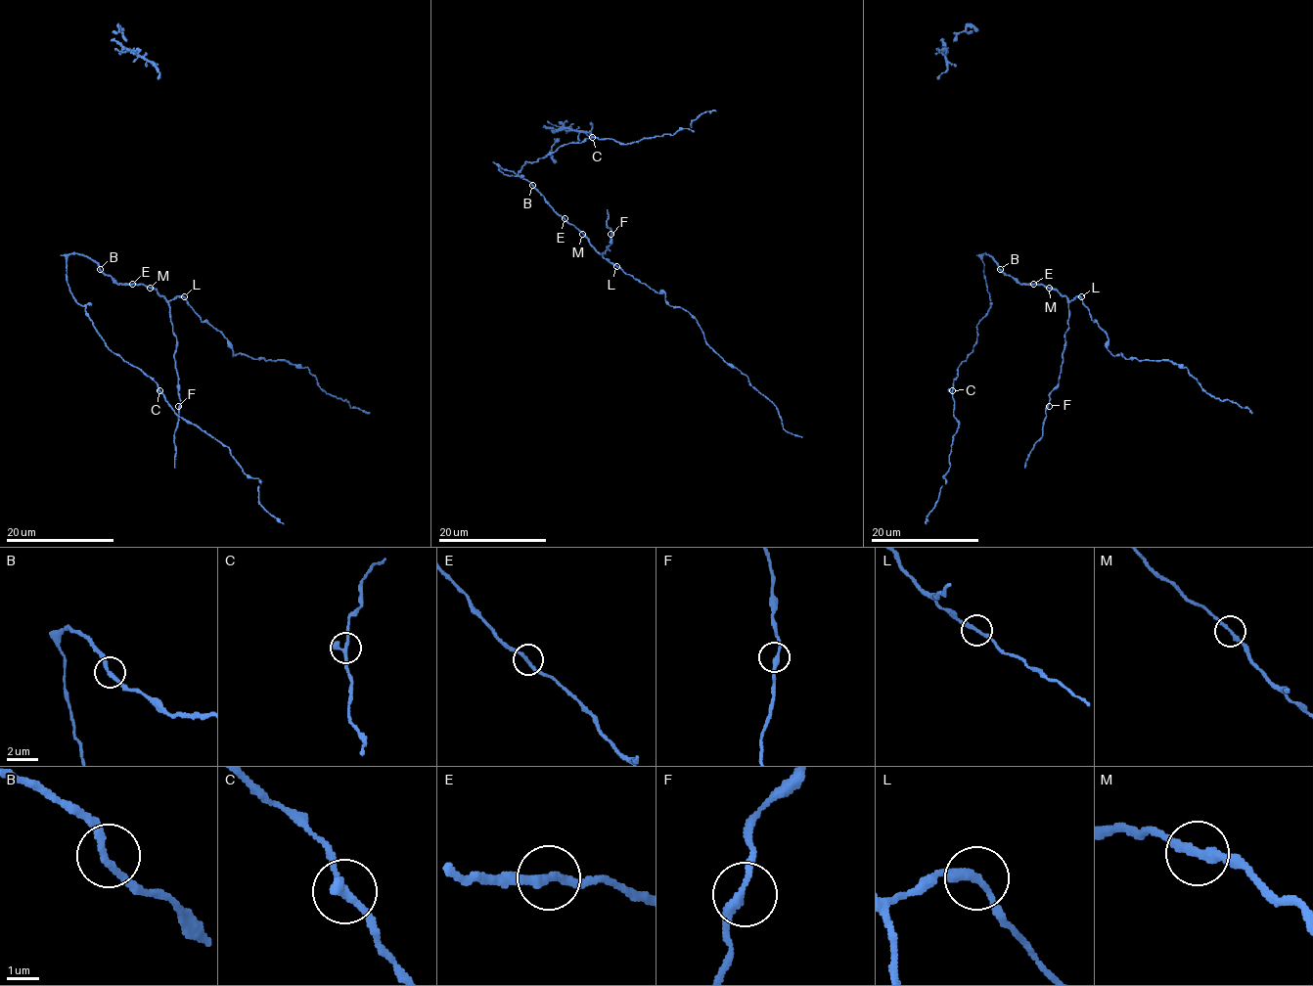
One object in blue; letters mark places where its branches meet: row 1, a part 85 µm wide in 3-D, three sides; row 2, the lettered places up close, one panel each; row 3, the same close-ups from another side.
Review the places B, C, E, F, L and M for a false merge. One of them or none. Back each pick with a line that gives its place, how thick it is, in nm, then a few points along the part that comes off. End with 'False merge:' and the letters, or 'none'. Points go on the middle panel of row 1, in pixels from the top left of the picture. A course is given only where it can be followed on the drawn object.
False merge: none

